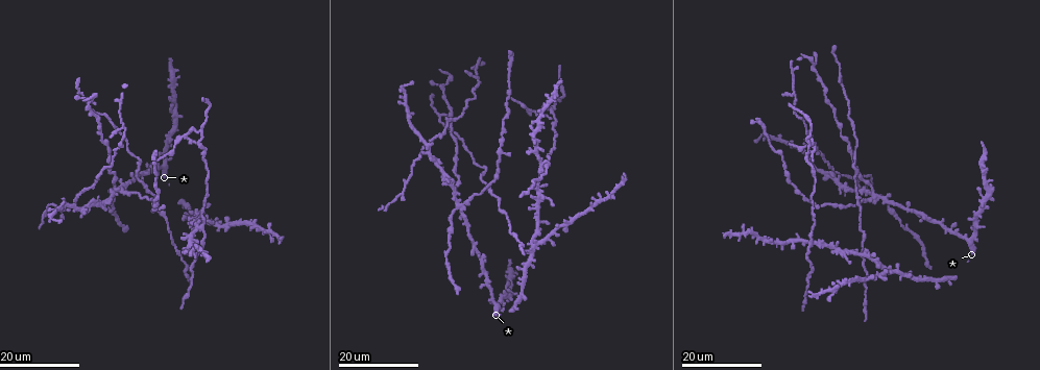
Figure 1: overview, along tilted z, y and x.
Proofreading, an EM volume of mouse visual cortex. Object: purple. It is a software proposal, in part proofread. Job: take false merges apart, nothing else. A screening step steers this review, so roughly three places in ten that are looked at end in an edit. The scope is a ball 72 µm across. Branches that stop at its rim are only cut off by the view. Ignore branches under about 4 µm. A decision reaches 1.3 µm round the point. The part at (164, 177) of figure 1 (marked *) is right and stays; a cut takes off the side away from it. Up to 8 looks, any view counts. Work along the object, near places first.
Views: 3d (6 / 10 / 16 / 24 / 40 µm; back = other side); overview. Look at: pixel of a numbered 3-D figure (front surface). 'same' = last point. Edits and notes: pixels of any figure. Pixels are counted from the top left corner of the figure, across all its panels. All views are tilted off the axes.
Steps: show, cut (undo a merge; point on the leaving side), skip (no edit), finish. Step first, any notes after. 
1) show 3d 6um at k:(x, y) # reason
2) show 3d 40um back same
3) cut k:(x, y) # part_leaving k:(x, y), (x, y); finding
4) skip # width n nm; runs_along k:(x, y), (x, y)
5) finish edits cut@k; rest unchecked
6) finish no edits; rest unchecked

show 3d 16um at 1:(874, 198)

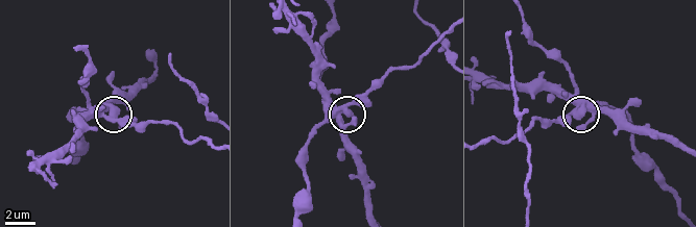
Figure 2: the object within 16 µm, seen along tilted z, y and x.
show 3d 6um at 2:(103, 116) # closer look

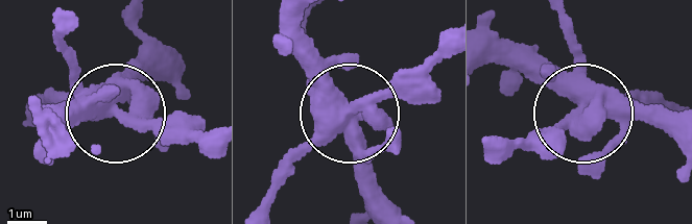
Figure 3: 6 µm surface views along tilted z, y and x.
cut 3:(289, 148) # part_leaving 3:(580, 97), (552, 142), (502, 147); two neurons meet here

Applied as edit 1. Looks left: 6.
show overview

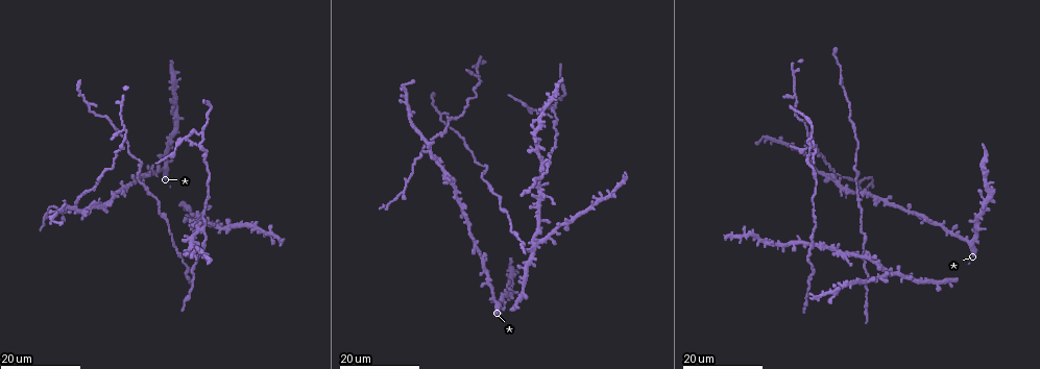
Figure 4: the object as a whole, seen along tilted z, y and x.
show 3d 16um at 4:(535, 207) # four arms meet

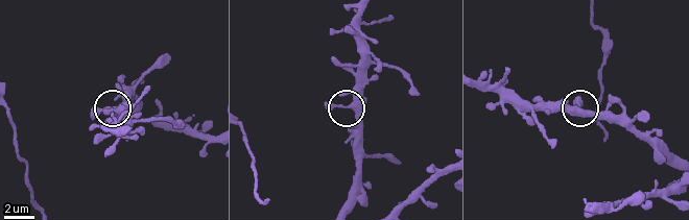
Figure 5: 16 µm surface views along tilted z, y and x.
show 3d 6um at 5:(353, 103) # closer look

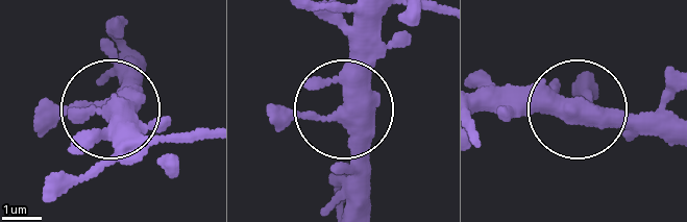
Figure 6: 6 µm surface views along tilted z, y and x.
skip # arms 4; runs_along 6:(349, 201), (341, 83), (361, 49), (361, 15); all the same neuron

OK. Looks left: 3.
show 3d 16um at 4:(823, 173) # arms part here

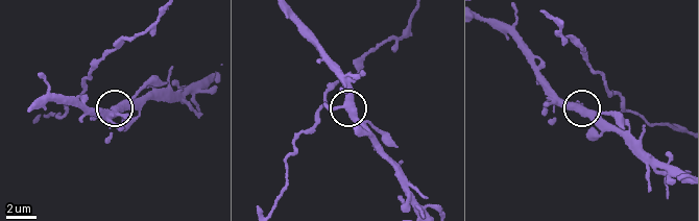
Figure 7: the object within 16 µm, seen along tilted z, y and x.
show 3d 6um at 7:(338, 105)

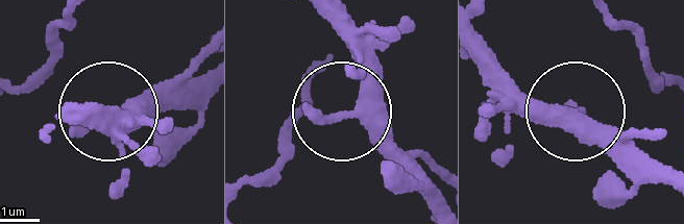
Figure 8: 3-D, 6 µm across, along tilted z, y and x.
show 3d 6um back at 8:(343, 116)

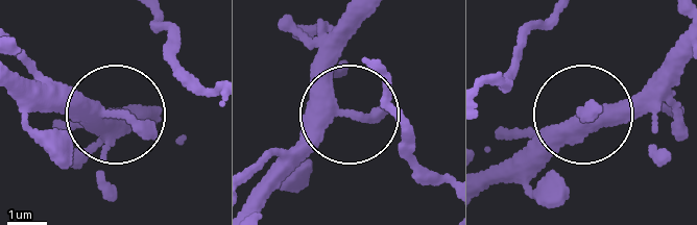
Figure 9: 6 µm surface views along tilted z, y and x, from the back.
skip # width 310 nm; continuous, no second neuron

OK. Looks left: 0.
finish edits cut@3; rest unchecked

